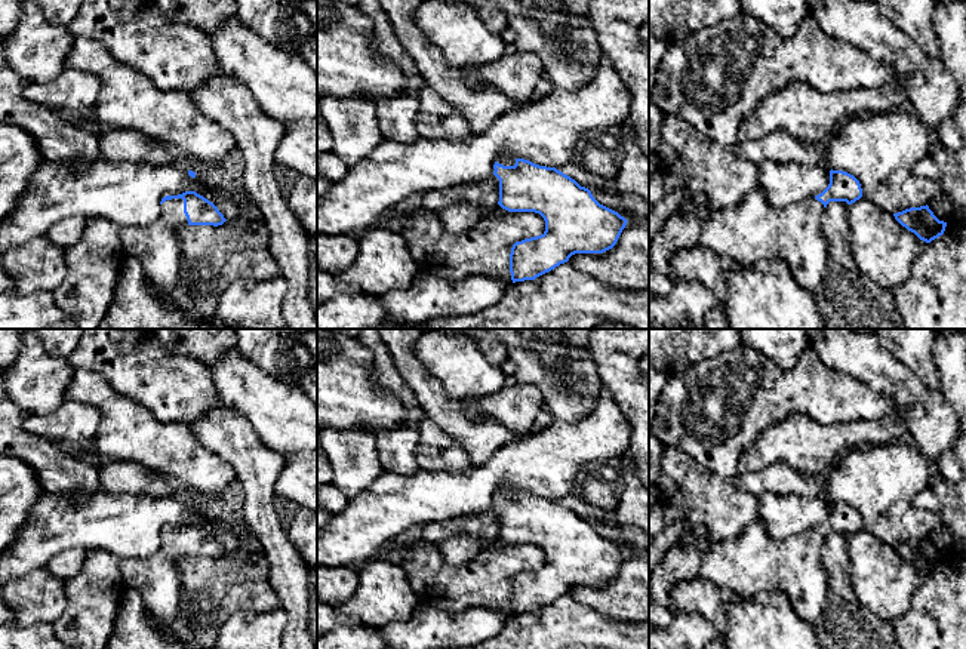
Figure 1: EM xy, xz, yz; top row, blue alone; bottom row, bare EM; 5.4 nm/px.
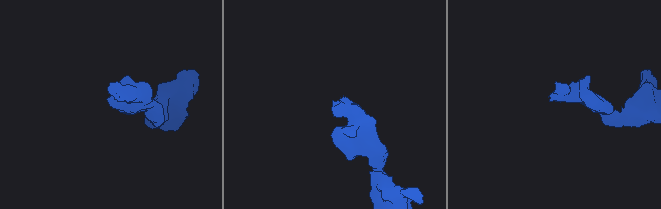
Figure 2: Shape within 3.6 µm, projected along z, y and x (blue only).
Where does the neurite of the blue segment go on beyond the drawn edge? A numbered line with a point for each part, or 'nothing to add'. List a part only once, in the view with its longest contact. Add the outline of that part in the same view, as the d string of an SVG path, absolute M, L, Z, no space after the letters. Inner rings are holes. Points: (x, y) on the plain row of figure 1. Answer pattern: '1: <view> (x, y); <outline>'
1: xy (156, 578); M172 530L160 536L160 548L145 559L121 559L124 585L139 591L144 605L157 621L170 622L181 608L181 584L175 562L188 557L184 532Z

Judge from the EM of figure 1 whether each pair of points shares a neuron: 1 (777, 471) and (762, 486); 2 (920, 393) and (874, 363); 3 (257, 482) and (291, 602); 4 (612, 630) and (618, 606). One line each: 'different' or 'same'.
1: same
2: same
3: same
4: different

